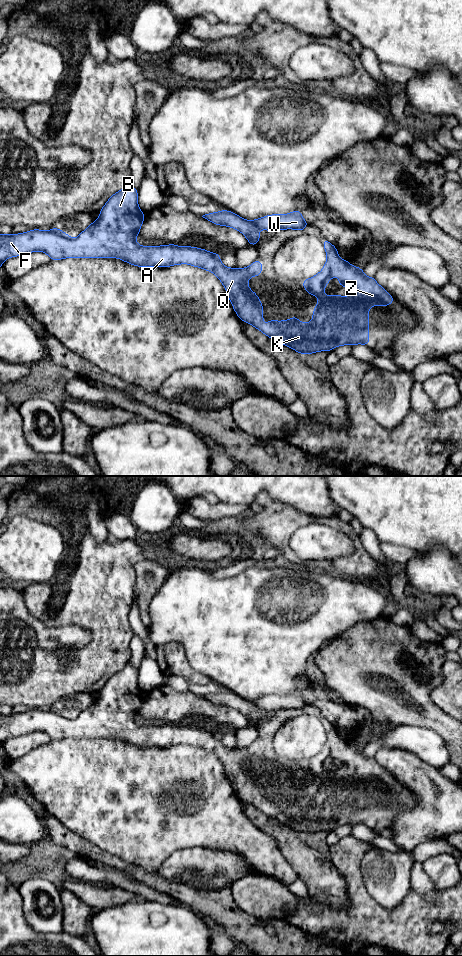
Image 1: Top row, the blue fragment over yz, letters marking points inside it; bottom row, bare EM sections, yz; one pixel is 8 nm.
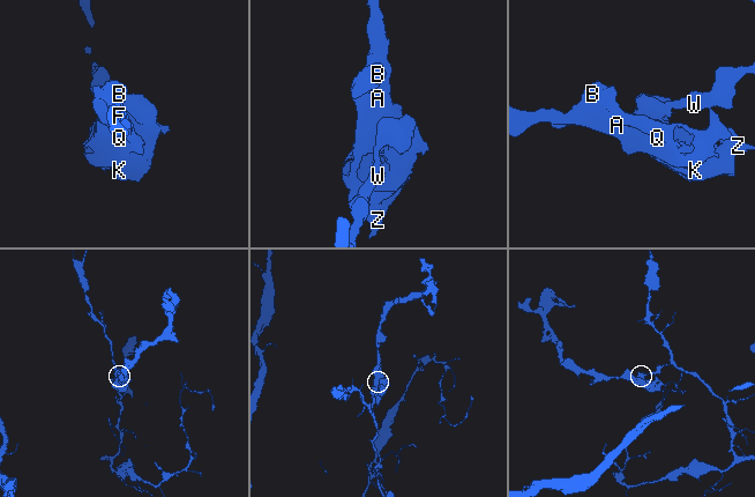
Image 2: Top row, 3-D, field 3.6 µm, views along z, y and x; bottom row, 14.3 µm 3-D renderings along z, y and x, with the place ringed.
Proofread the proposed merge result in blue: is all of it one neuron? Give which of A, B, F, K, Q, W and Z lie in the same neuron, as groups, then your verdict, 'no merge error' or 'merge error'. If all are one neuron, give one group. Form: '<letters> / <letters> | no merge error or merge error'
A B F K Q Z / W | merge error

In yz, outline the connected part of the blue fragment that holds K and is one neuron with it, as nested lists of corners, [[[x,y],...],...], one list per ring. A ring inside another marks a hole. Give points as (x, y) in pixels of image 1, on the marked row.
[[[130,183],[126,184],[123,189],[113,194],[106,202],[106,204],[101,208],[99,218],[93,221],[92,224],[85,230],[83,230],[83,232],[80,233],[79,236],[75,239],[71,238],[68,234],[61,231],[57,227],[48,231],[33,229],[19,234],[0,234],[0,267],[2,267],[3,262],[7,258],[21,256],[35,251],[46,253],[51,258],[51,260],[61,260],[64,258],[118,258],[127,262],[128,264],[132,264],[137,267],[157,266],[163,268],[179,264],[189,264],[191,266],[199,267],[206,271],[213,272],[218,277],[227,291],[227,295],[232,303],[233,309],[242,321],[251,324],[259,331],[267,335],[269,338],[277,341],[282,345],[292,348],[300,354],[312,354],[319,351],[331,351],[335,347],[342,345],[363,344],[368,346],[369,307],[388,306],[395,301],[395,299],[376,282],[374,277],[366,277],[362,268],[352,266],[347,260],[341,259],[337,252],[338,249],[333,246],[327,239],[324,239],[322,244],[327,254],[327,260],[325,262],[324,268],[310,279],[303,280],[303,288],[307,291],[307,293],[319,297],[317,306],[313,309],[312,321],[309,323],[302,323],[298,318],[292,316],[290,320],[283,321],[269,319],[267,320],[267,323],[269,325],[265,326],[263,324],[262,303],[259,300],[258,295],[248,287],[249,278],[259,276],[262,273],[262,262],[256,259],[249,267],[246,268],[228,268],[224,266],[221,262],[219,253],[211,253],[205,249],[189,247],[186,245],[183,245],[181,248],[179,248],[177,244],[161,246],[138,245],[135,237],[139,235],[145,215],[138,207],[137,198],[138,190],[136,190]],[[337,275],[340,279],[337,284],[349,289],[349,298],[341,295],[327,296],[323,293],[324,288],[327,286],[331,278]]]

